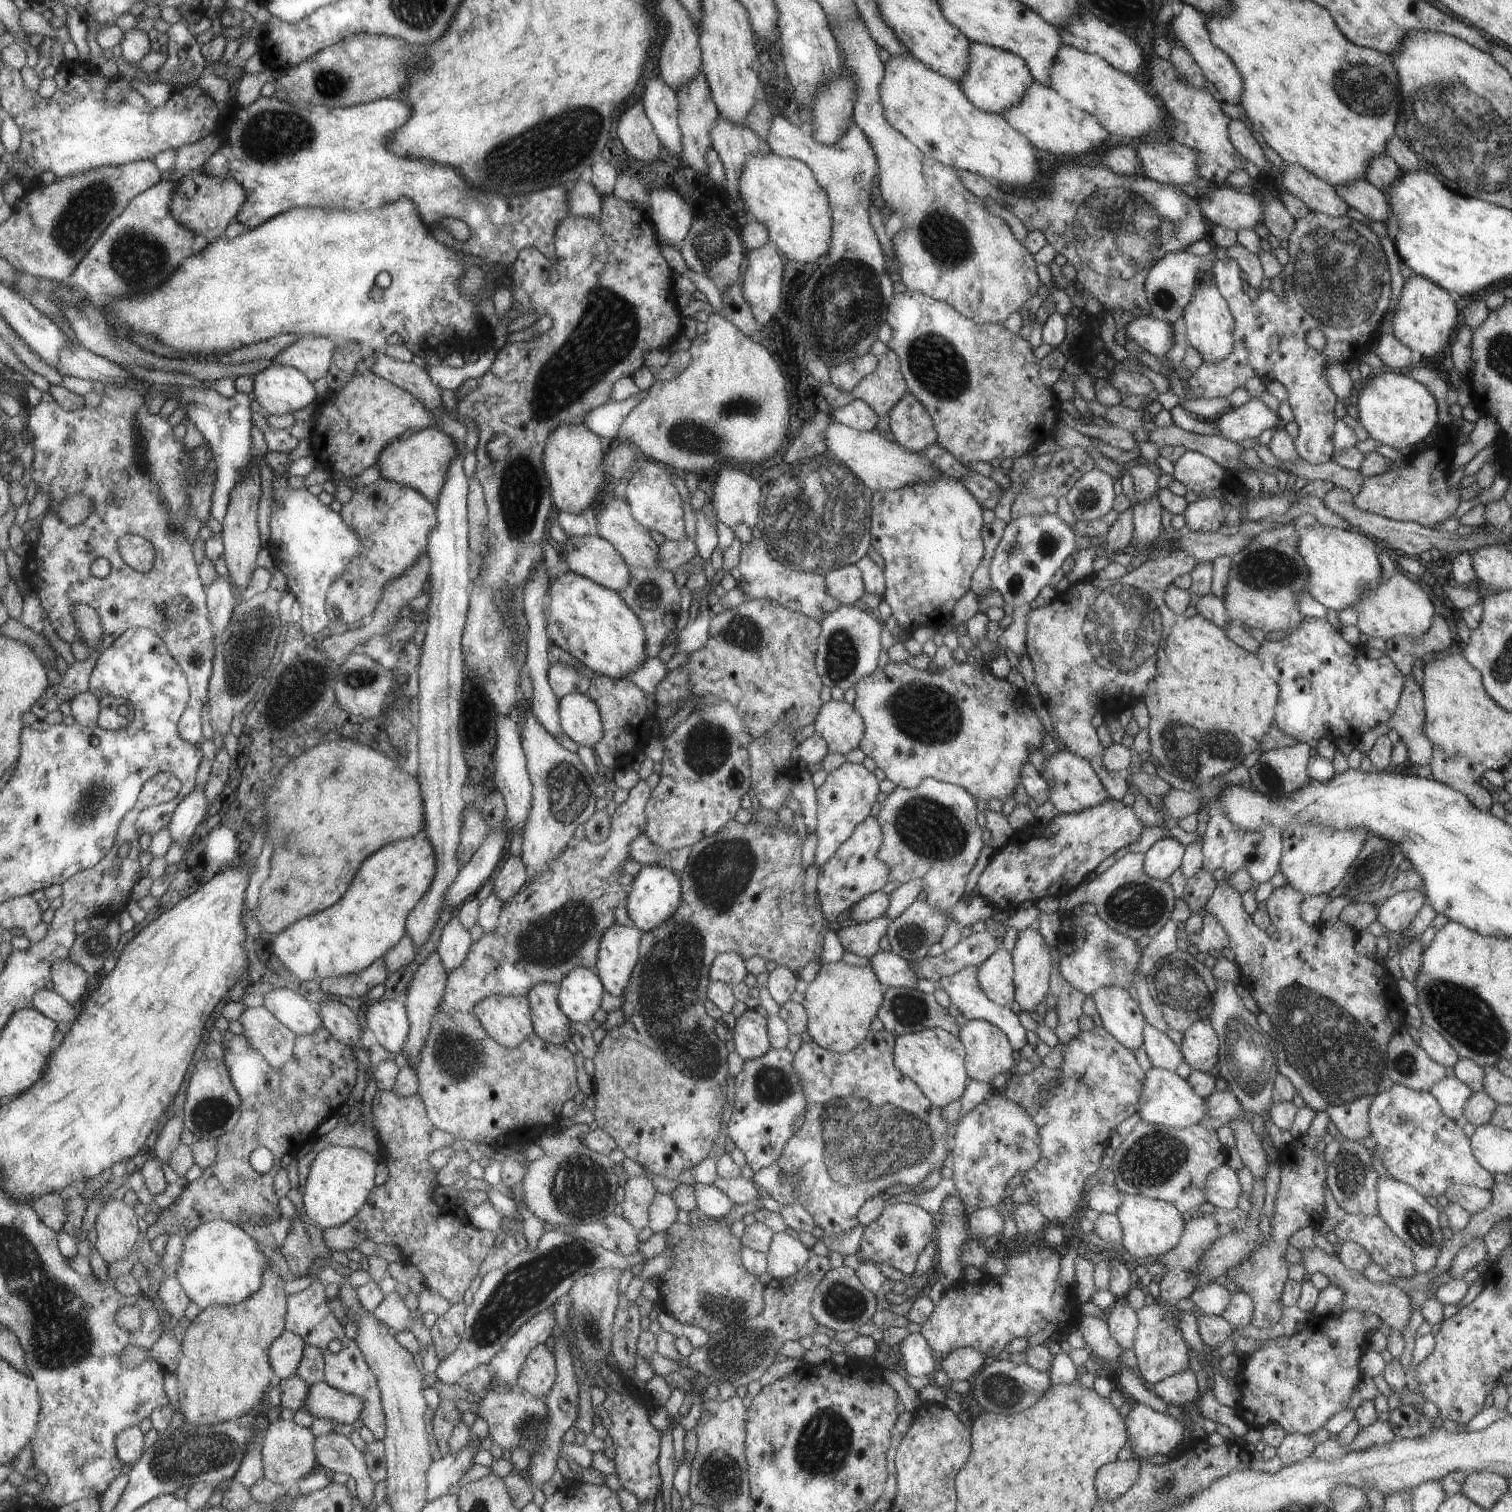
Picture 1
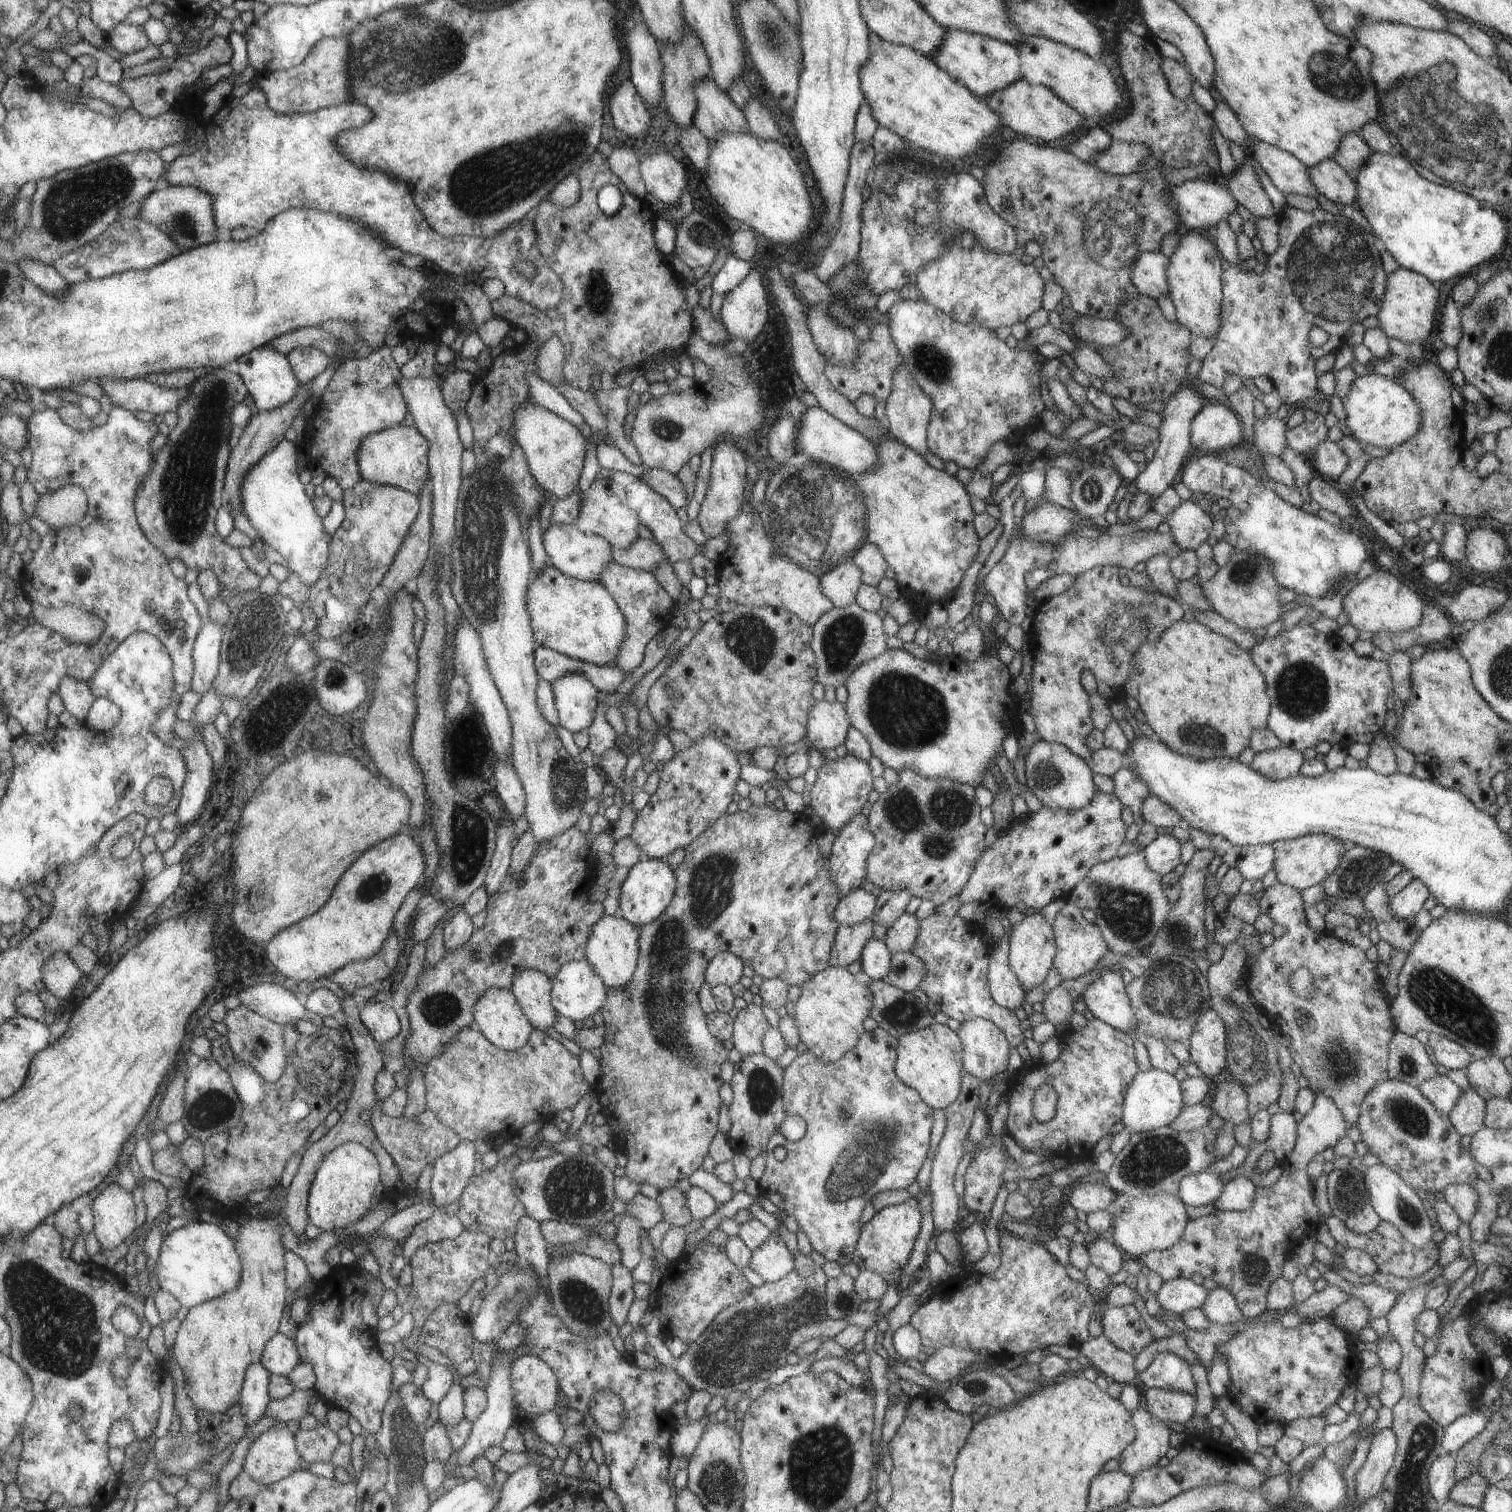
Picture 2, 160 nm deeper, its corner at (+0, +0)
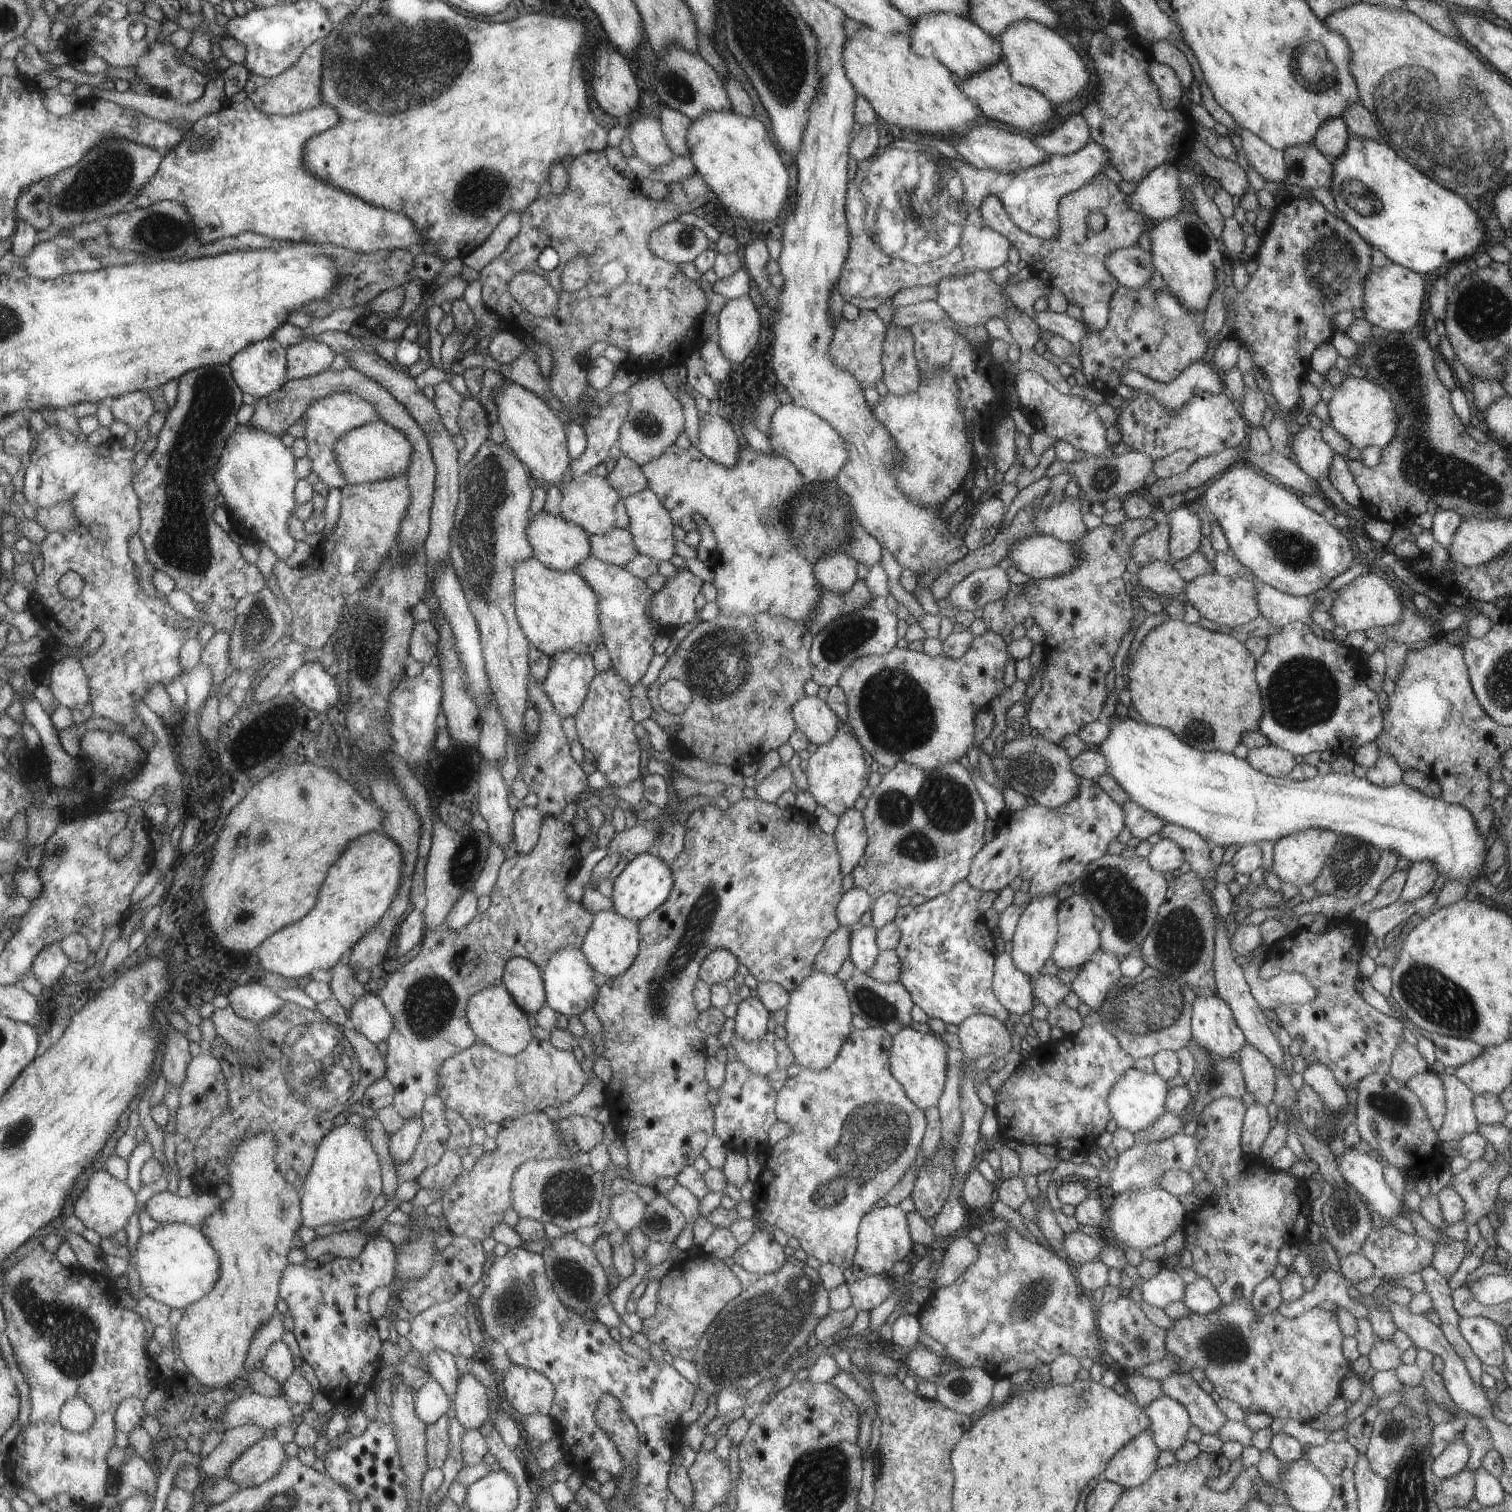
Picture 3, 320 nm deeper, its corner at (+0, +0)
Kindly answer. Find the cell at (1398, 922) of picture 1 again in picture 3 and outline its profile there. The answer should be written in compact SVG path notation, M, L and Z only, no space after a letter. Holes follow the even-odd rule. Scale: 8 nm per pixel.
M1429 860L1415 862L1407 869L1407 877L1399 894L1399 902L1413 902L1431 891L1437 878L1436 866Z

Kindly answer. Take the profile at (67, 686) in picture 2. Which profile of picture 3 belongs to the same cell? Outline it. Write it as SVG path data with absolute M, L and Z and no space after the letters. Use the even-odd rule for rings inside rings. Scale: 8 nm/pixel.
M75 658L52 662L49 687L59 704L71 710L82 709L92 702L90 680L81 661Z

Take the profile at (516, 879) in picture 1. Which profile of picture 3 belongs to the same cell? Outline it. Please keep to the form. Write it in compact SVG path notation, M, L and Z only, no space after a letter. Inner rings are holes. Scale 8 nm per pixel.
M522 806L517 809L515 818L516 845L518 853L525 854L535 850L541 836L544 818L536 807Z

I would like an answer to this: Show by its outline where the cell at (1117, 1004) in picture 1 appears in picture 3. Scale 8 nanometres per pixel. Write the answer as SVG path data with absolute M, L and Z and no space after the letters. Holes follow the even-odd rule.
M1100 948L1088 963L1079 967L1077 976L1071 980L1070 990L1077 996L1080 1003L1089 1006L1092 1011L1097 1012L1101 1004L1108 998L1109 988L1121 977L1120 959L1109 952L1101 952Z

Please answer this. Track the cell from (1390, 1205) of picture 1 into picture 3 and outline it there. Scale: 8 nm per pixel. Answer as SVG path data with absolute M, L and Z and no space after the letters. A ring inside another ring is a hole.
M1348 1147L1343 1154L1339 1154L1334 1160L1341 1177L1364 1199L1368 1206L1371 1206L1375 1213L1388 1221L1392 1217L1401 1216L1401 1205L1405 1205L1404 1196L1400 1199L1397 1198L1385 1183L1381 1161L1377 1160L1373 1155L1358 1152L1352 1147Z

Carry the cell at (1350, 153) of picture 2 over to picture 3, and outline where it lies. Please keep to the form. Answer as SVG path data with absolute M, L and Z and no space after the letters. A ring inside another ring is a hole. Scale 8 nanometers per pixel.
M1333 117L1317 130L1313 143L1326 159L1333 160L1343 152L1348 138L1349 134L1343 119Z

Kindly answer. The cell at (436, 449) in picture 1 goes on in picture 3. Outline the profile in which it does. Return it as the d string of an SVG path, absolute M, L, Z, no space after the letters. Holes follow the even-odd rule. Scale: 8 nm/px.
M382 419L355 428L348 435L341 436L341 440L337 440L337 458L341 460L341 468L345 470L345 476L351 485L408 476L415 451L413 442L409 440L409 436L405 436L405 432L397 430L393 424Z

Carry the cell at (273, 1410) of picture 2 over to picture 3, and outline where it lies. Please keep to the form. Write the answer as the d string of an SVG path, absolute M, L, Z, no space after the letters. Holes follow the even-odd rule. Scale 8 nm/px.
M251 1392L228 1404L221 1417L222 1433L245 1424L275 1430L278 1426L294 1426L297 1416L289 1406L287 1396L265 1397Z

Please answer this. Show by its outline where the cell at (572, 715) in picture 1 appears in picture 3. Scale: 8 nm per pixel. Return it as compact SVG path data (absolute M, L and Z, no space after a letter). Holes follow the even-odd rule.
M571 651L553 656L551 672L543 685L561 718L576 718L582 712L595 676L593 656Z

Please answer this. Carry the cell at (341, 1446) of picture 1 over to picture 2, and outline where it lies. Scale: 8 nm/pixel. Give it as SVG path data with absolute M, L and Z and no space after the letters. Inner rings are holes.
M324 1425L315 1429L301 1429L296 1431L297 1446L302 1458L309 1464L312 1462L329 1463L331 1454L339 1446L340 1436L331 1432Z

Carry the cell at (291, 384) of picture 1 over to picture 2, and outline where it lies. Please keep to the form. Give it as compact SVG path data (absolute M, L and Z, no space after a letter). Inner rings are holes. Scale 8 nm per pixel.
M269 345L252 349L251 352L241 356L238 360L238 366L238 373L248 386L248 391L259 411L273 410L282 404L288 403L297 394L301 384L296 377L296 372L288 355Z

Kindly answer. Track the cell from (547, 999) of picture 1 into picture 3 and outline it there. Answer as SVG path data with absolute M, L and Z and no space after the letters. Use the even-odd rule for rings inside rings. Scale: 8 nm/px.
M515 957L505 966L504 986L526 1013L535 1017L548 1005L545 976L529 958Z

